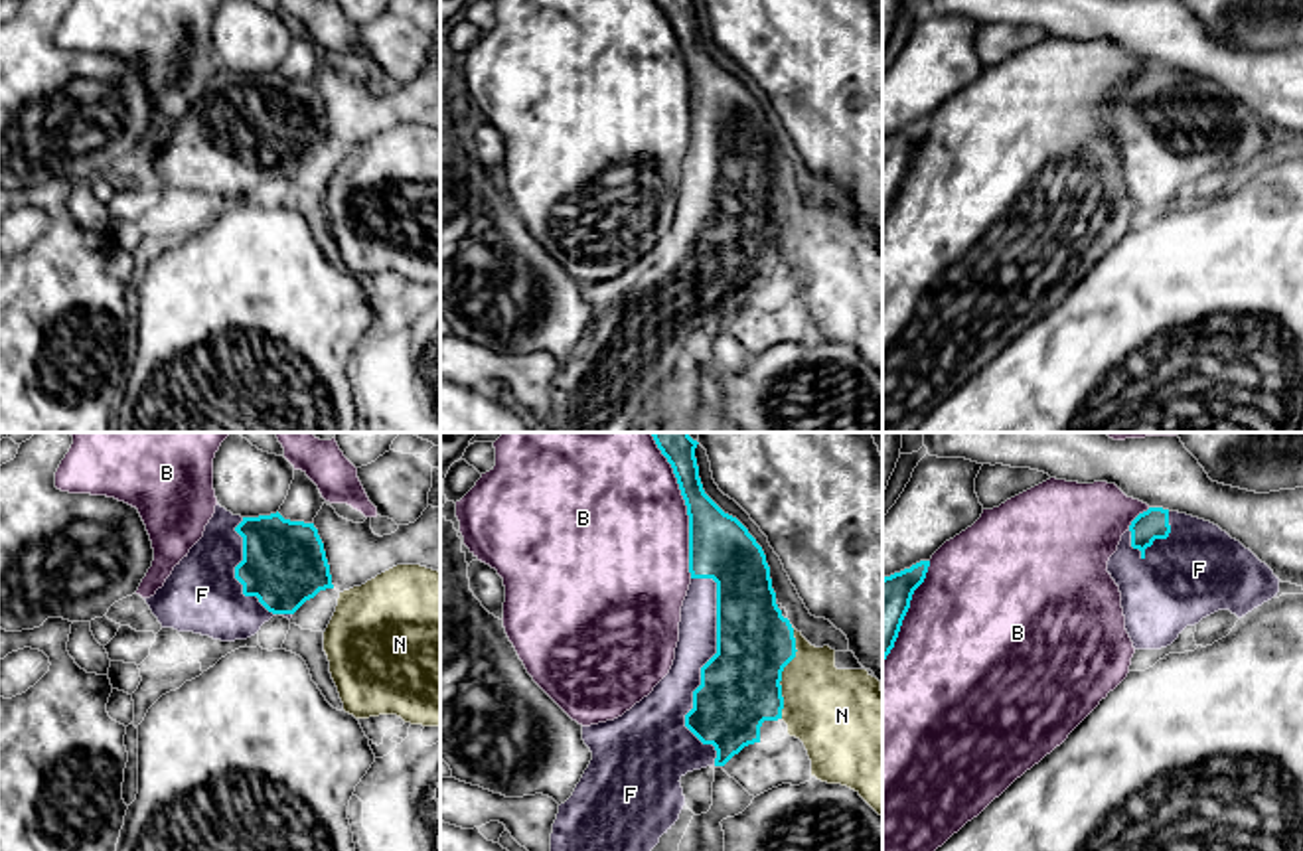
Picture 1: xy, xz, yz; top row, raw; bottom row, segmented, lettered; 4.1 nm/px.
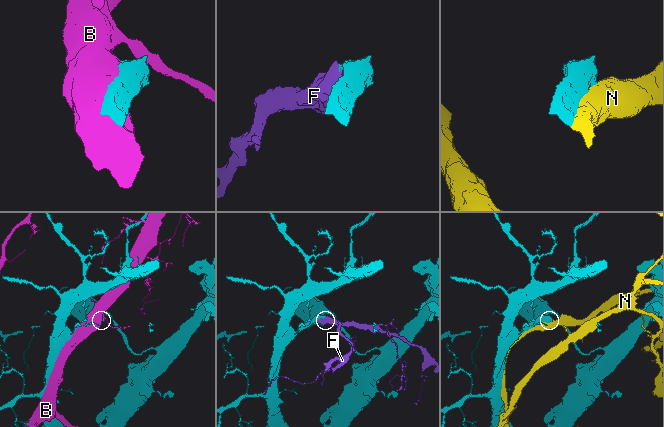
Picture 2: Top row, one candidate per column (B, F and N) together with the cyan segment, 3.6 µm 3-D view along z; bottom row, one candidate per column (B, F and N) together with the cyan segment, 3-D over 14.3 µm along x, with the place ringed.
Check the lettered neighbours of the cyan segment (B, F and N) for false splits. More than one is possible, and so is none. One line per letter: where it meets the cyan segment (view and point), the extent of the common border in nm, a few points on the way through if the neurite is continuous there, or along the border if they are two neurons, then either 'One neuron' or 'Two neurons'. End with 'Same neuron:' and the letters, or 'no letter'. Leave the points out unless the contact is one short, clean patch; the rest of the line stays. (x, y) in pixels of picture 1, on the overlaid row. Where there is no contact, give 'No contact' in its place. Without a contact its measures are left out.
B: Touches cyan at xz (686, 504). Shared border 600 nm. Two neurons
F: Touches cyan at xz (703, 666). Shared border 750 nm. One neuron
N: Touches cyan at xz (782, 670). Shared border 380 nm. Two neurons
Same neuron: F

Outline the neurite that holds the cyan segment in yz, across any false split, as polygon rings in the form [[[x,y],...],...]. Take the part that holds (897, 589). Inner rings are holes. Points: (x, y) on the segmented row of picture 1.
[[[920,561],[882,579],[882,661],[894,648],[912,594],[924,582],[928,567],[930,561]]]

